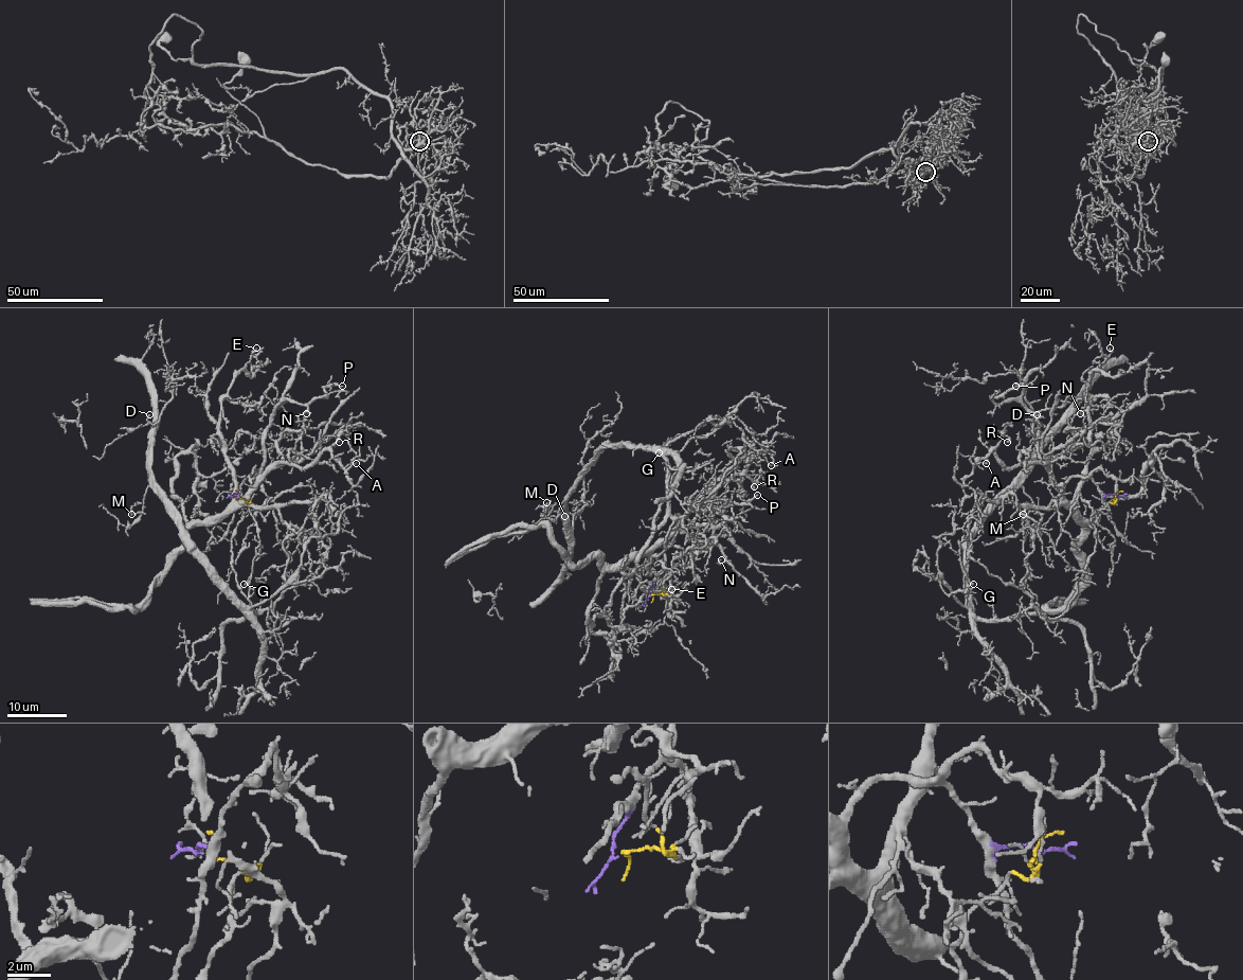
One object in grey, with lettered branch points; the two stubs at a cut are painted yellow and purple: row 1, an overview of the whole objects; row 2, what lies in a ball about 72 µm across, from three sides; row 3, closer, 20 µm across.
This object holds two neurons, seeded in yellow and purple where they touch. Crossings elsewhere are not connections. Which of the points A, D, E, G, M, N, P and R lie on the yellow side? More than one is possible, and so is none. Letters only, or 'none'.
D, G, M

